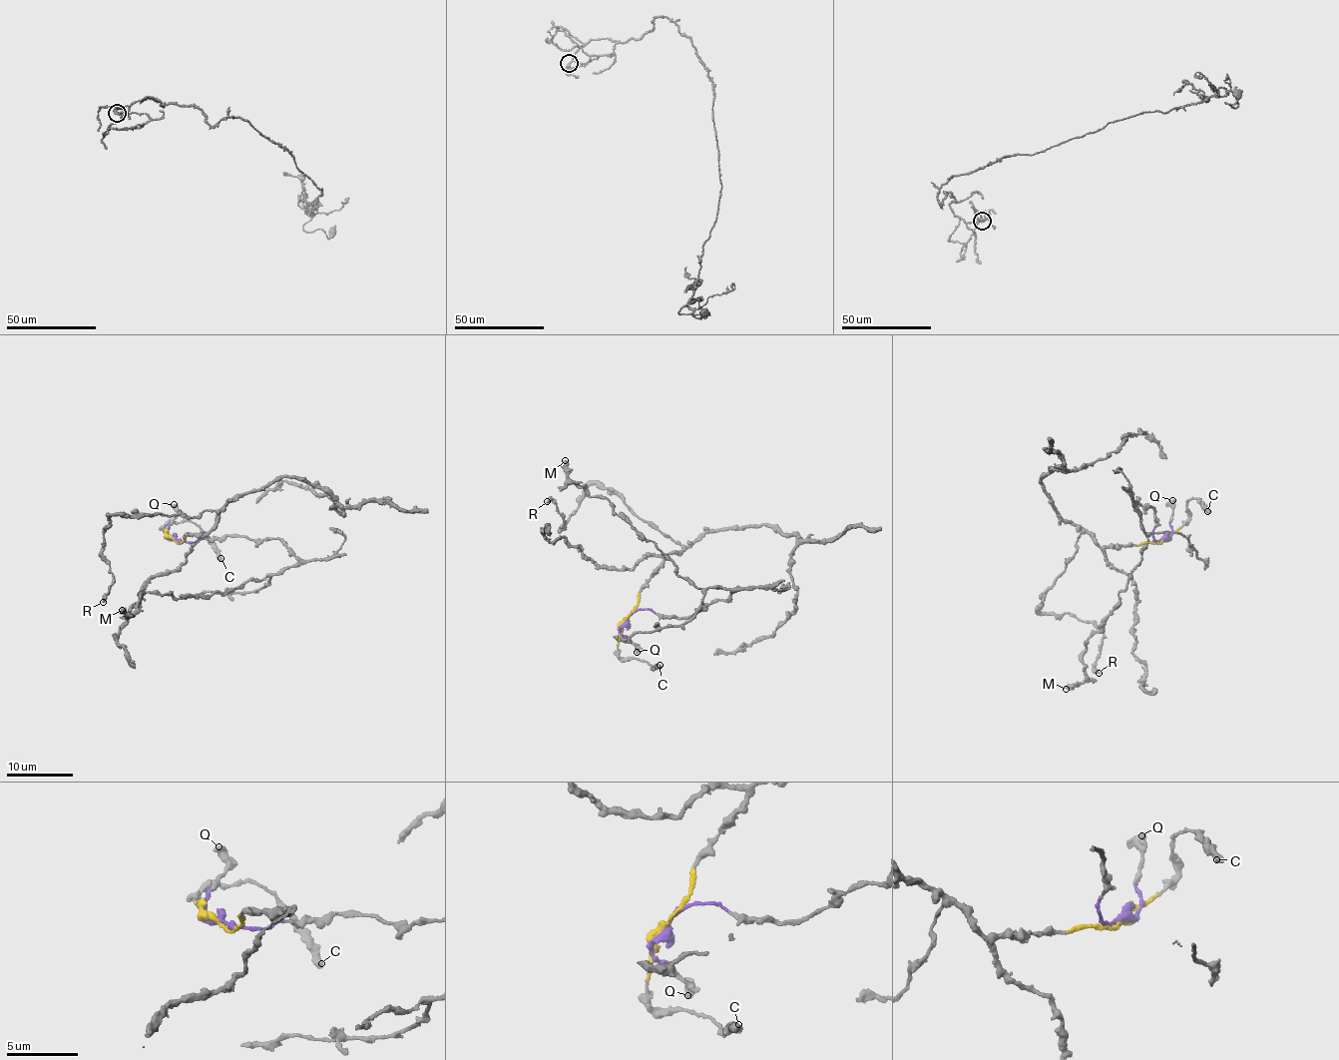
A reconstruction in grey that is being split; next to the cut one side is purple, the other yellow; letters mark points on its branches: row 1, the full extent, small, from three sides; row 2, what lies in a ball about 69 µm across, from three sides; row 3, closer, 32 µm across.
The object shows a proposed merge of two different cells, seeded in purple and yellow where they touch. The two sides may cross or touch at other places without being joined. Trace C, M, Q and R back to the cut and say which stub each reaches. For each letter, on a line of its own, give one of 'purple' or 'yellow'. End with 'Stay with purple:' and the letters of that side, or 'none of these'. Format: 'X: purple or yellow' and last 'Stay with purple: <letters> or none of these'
C: yellow
M: purple
Q: purple
R: yellow
Stay with purple: M, Q

